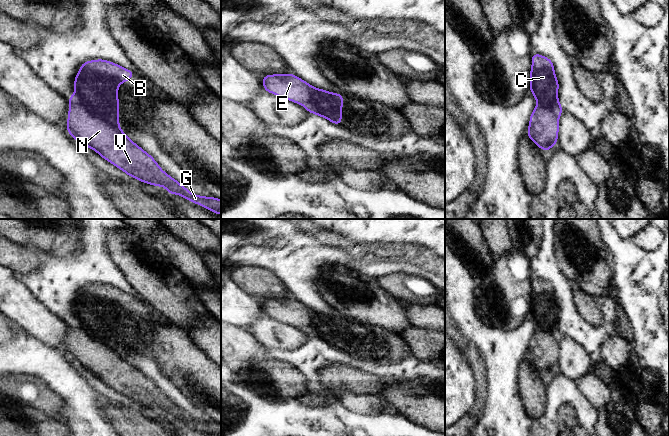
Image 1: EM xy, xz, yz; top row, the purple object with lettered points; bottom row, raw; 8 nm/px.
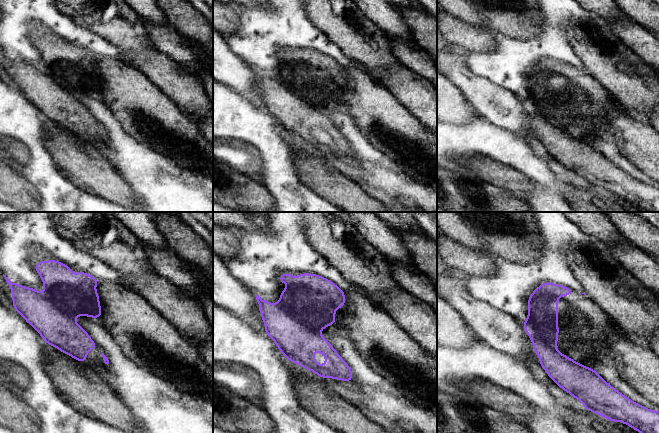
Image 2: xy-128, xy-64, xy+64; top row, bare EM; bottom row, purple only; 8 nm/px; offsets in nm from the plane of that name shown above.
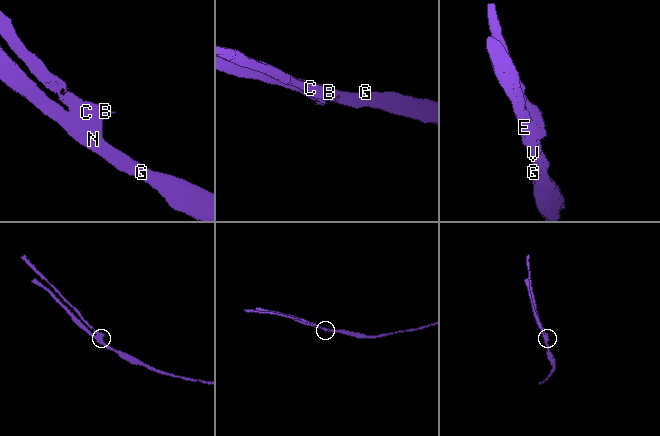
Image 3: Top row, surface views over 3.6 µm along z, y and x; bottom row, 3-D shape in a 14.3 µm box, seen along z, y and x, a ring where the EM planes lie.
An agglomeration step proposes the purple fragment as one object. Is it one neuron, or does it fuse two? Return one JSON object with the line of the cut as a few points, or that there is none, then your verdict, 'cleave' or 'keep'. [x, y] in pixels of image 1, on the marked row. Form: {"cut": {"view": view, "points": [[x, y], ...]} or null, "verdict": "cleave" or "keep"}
{"cut": {"view": "xy", "points": [[70, 101], [82, 105], [90, 112], [118, 127]]}, "verdict": "cleave"}

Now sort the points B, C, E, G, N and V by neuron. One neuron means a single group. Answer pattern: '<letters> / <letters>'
B C / E G N V

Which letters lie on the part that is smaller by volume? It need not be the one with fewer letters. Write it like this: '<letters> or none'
B, C

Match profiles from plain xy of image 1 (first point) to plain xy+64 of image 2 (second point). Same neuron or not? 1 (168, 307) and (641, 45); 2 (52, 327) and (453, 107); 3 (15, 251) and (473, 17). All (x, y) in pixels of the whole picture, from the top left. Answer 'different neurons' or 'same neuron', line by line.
1: different neurons
2: different neurons
3: different neurons

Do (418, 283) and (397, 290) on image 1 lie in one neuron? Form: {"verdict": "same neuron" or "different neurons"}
{"verdict": "same neuron"}

